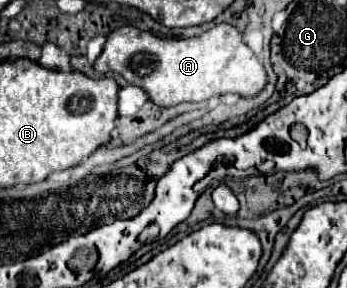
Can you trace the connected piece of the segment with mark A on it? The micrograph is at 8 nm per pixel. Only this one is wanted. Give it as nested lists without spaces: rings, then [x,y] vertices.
[[[218,24],[196,38],[158,38],[150,32],[144,32],[136,26],[120,26],[114,32],[108,34],[106,46],[98,60],[94,62],[96,72],[118,72],[124,76],[128,84],[140,86],[150,94],[150,100],[158,106],[176,106],[180,102],[204,102],[216,94],[240,94],[240,96],[256,96],[266,84],[268,76],[260,62],[260,58],[252,52],[252,48],[242,40],[242,34],[238,28],[230,24]]]

